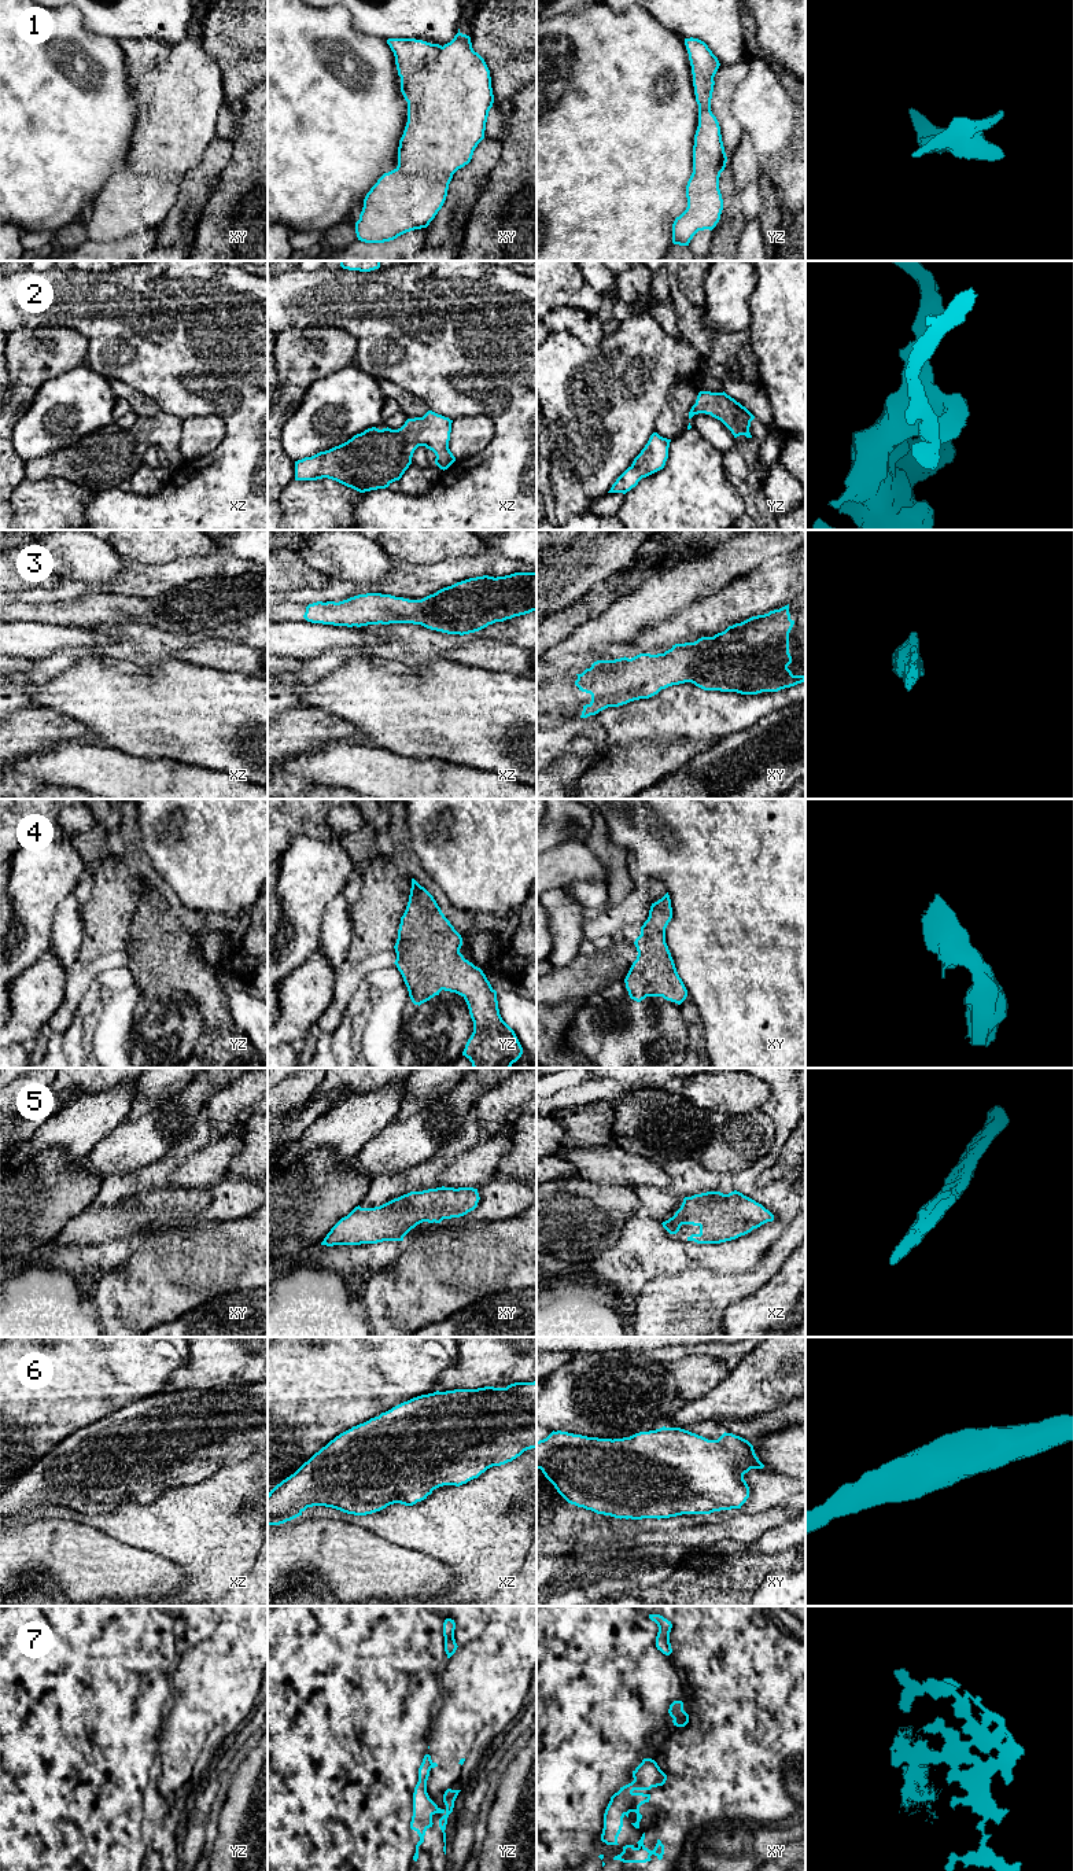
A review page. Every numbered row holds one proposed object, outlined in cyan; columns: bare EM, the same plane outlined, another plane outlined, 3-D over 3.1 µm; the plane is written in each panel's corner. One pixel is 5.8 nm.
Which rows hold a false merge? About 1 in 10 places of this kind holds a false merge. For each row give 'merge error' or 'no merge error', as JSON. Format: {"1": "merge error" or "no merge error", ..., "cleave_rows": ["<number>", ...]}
{"1": "no merge error", "2": "no merge error", "3": "no merge error", "4": "no merge error", "5": "no merge error", "6": "no merge error", "7": "no merge error", "cleave_rows": []}

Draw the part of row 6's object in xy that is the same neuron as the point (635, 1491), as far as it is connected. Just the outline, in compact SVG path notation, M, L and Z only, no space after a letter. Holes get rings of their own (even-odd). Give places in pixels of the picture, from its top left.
M660 1428L623 1439L552 1432L536 1441L536 1469L571 1504L615 1518L670 1518L741 1509L749 1498L744 1474L764 1465L753 1445L733 1433L708 1440L681 1428Z

